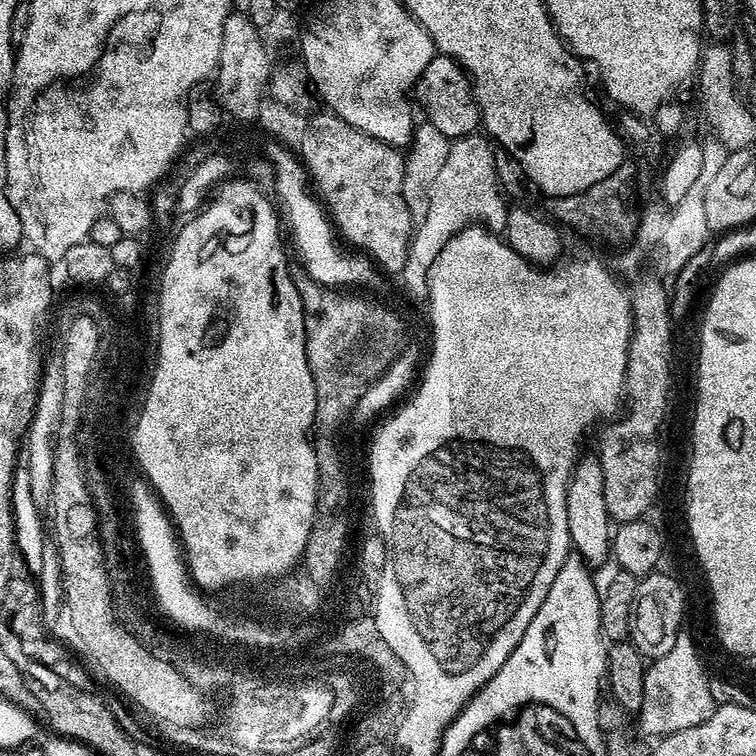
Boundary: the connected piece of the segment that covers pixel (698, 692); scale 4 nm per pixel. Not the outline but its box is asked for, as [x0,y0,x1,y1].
[638,635,718,738]

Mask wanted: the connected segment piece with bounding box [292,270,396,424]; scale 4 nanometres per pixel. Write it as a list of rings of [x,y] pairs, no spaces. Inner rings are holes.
[[[296,270],[292,281],[302,298],[302,310],[308,316],[309,356],[319,379],[320,420],[324,424],[334,424],[355,400],[363,385],[376,376],[388,360],[392,360],[392,352],[396,352],[393,309],[388,306],[383,308],[372,300],[363,300],[360,297],[363,295],[349,294],[320,284],[304,270]]]

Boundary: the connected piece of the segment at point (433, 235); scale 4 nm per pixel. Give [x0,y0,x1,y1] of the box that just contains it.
[400,132,509,300]

